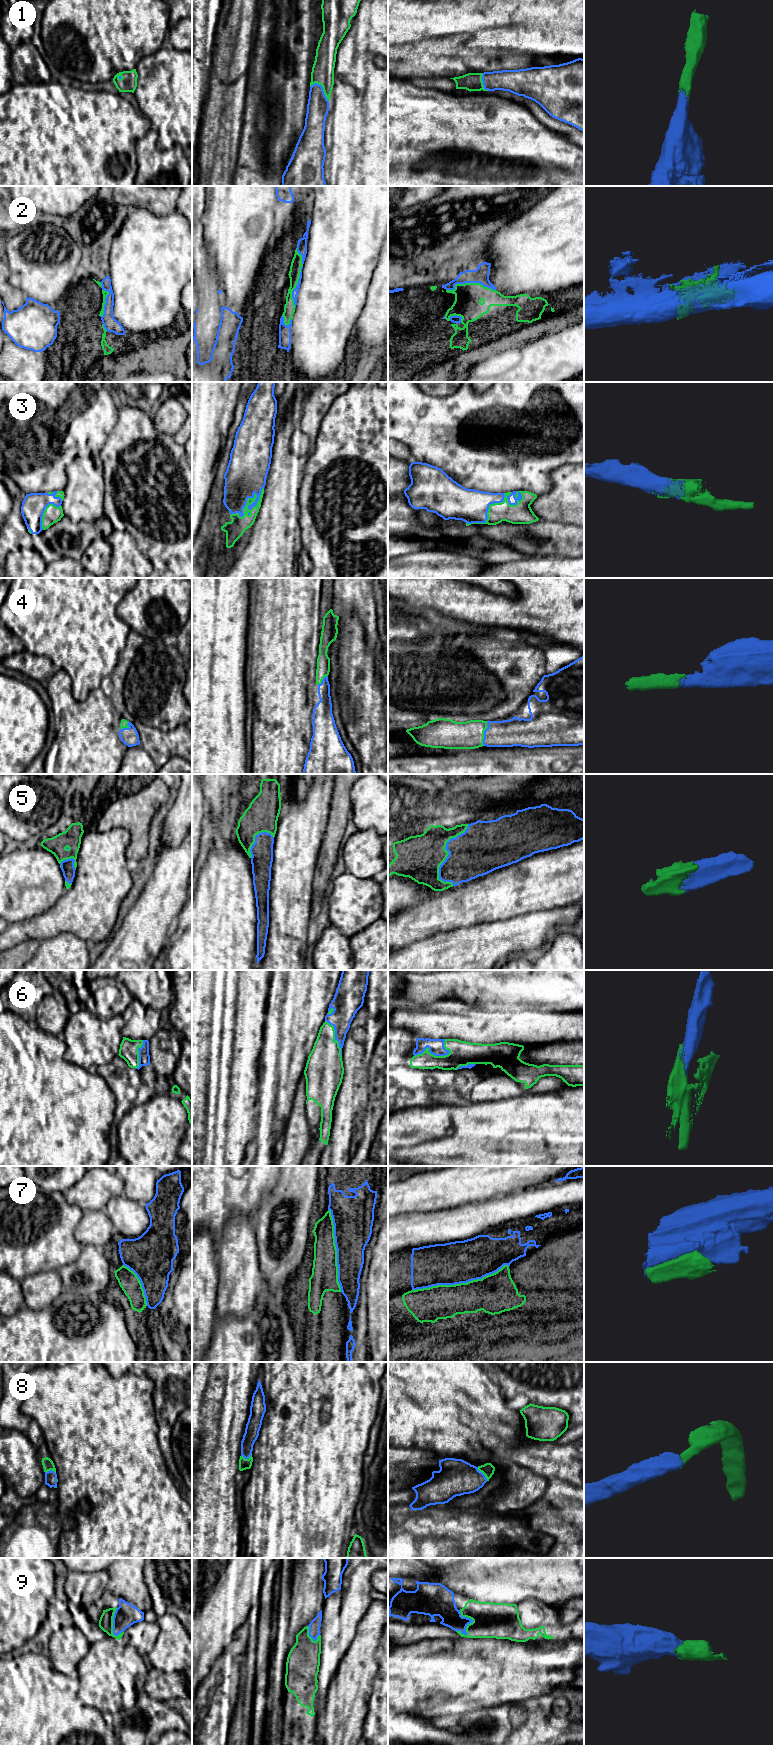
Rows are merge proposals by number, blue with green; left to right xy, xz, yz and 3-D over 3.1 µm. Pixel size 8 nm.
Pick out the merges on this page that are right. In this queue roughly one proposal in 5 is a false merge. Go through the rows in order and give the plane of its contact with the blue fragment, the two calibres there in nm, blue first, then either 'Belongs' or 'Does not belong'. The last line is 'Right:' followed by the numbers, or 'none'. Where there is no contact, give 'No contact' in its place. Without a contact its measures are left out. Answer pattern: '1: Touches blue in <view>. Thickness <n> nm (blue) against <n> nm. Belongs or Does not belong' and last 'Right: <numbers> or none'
1: Touches blue in xz. Thickness 180 nm (blue) against 180 nm. Belongs
2: Touches blue in xz. Thickness 50 nm (blue) against 100 nm. Does not belong
3: Touches blue in yz. Thickness 280 nm (blue) against 170 nm. Belongs
4: Touches blue in yz. Thickness 220 nm (blue) against 220 nm. Belongs
5: Touches blue in yz. Thickness 380 nm (blue) against 360 nm. Belongs
6: Touches blue in yz. Thickness 130 nm (blue) against 200 nm. Belongs
7: Touches blue in yz. Thickness 340 nm (blue) against 280 nm. Does not belong
8: Touches blue in yz. Thickness 300 nm (blue) against 100 nm. Belongs
9: Touches blue in yz. Thickness 180 nm (blue) against 280 nm. Belongs
Right: 1, 3, 4, 5, 6, 8, 9

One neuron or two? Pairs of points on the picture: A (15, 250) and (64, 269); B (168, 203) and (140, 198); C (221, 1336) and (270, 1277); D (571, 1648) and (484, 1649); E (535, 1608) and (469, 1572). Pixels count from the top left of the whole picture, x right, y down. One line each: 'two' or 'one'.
A: one
B: one
C: two
D: one
E: two

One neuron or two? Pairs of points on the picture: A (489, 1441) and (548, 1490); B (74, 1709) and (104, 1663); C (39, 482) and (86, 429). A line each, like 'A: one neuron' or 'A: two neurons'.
A: one neuron
B: two neurons
C: one neuron

